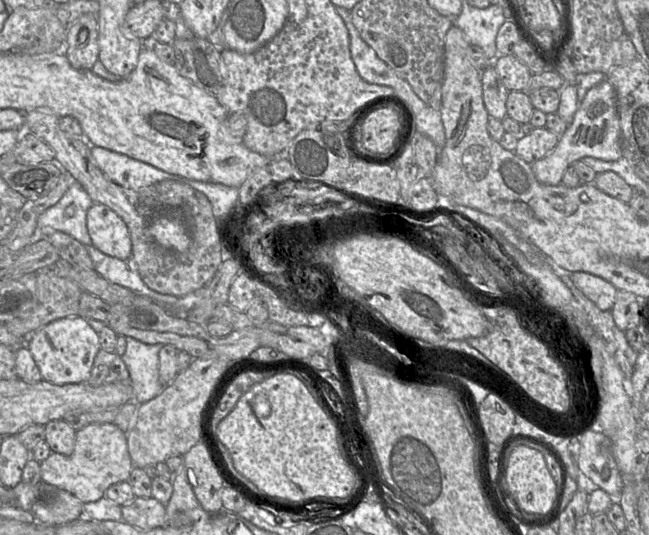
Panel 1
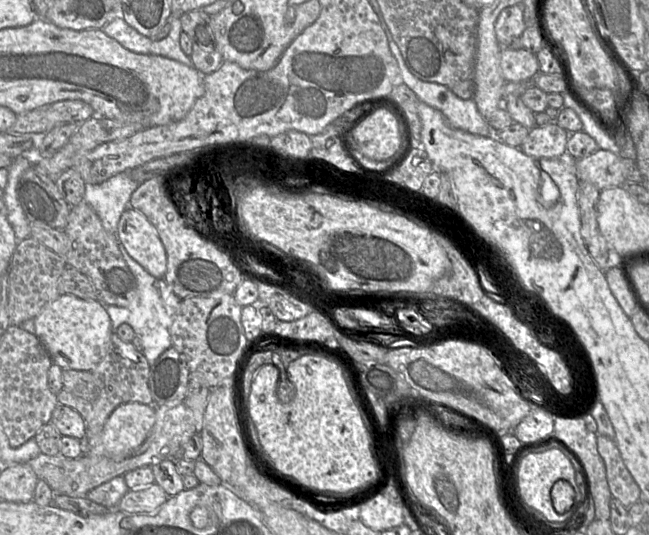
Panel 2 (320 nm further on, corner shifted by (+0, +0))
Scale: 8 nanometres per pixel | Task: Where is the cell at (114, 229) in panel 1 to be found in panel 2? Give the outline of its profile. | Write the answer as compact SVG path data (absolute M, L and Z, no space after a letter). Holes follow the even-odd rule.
M127 207L116 236L128 254L156 278L164 278L167 254L156 228L139 210Z

